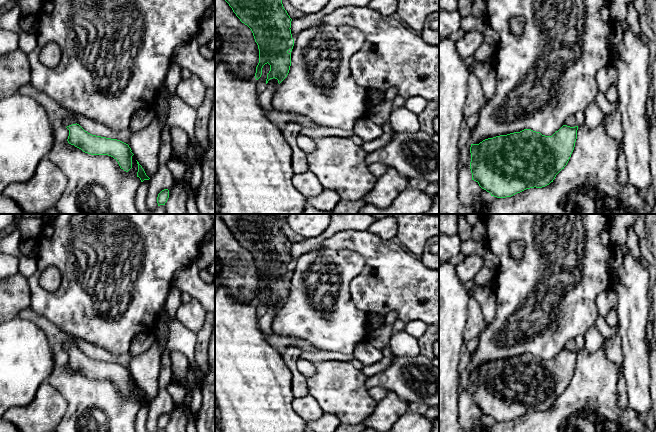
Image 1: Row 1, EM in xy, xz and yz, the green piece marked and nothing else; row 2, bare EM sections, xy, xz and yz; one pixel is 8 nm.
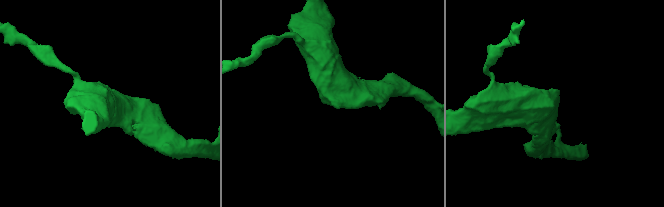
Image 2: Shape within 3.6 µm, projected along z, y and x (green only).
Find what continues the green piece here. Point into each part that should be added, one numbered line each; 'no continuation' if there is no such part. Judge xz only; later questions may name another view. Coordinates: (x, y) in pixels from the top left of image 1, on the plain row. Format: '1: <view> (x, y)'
no continuation

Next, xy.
1: xy (69, 344)

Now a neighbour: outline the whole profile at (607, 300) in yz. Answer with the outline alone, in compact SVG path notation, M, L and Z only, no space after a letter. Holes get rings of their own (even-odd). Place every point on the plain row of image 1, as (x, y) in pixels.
M607 289L600 293L596 301L598 315L606 318L612 309L616 310L617 302L618 296L616 291Z

